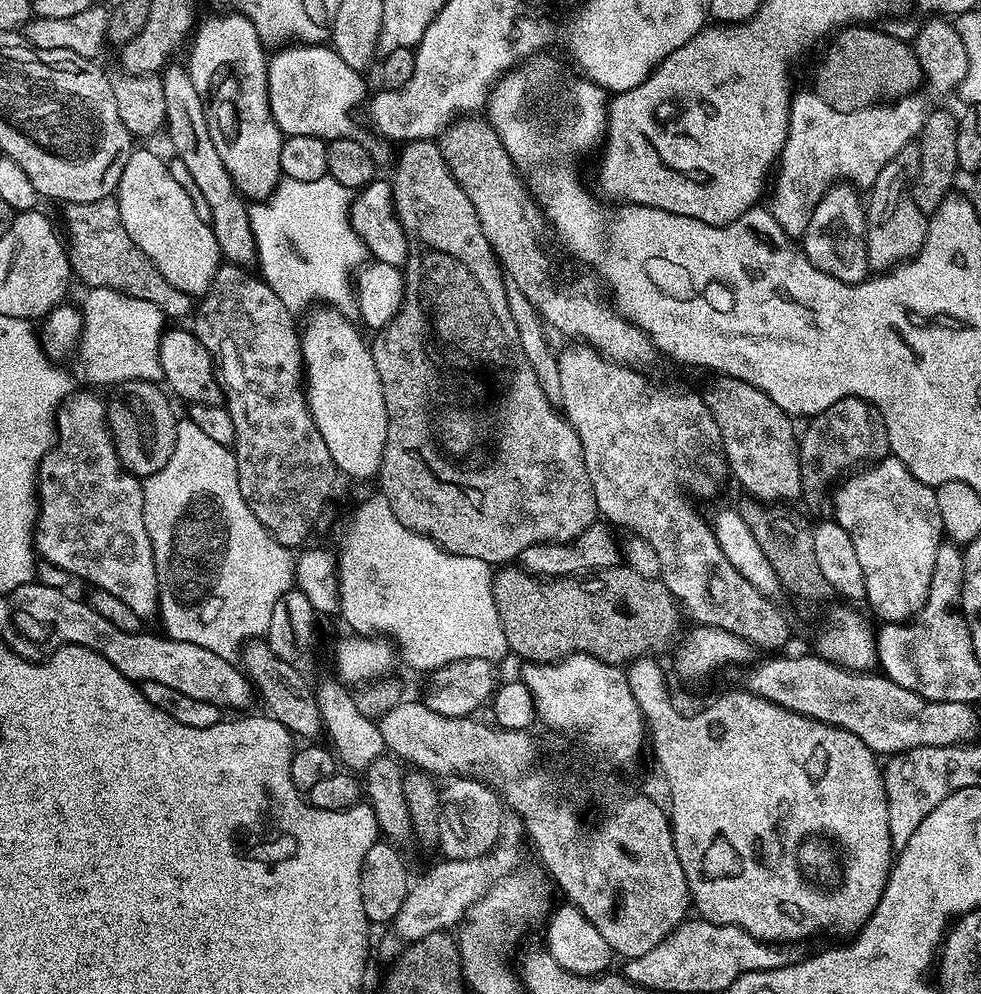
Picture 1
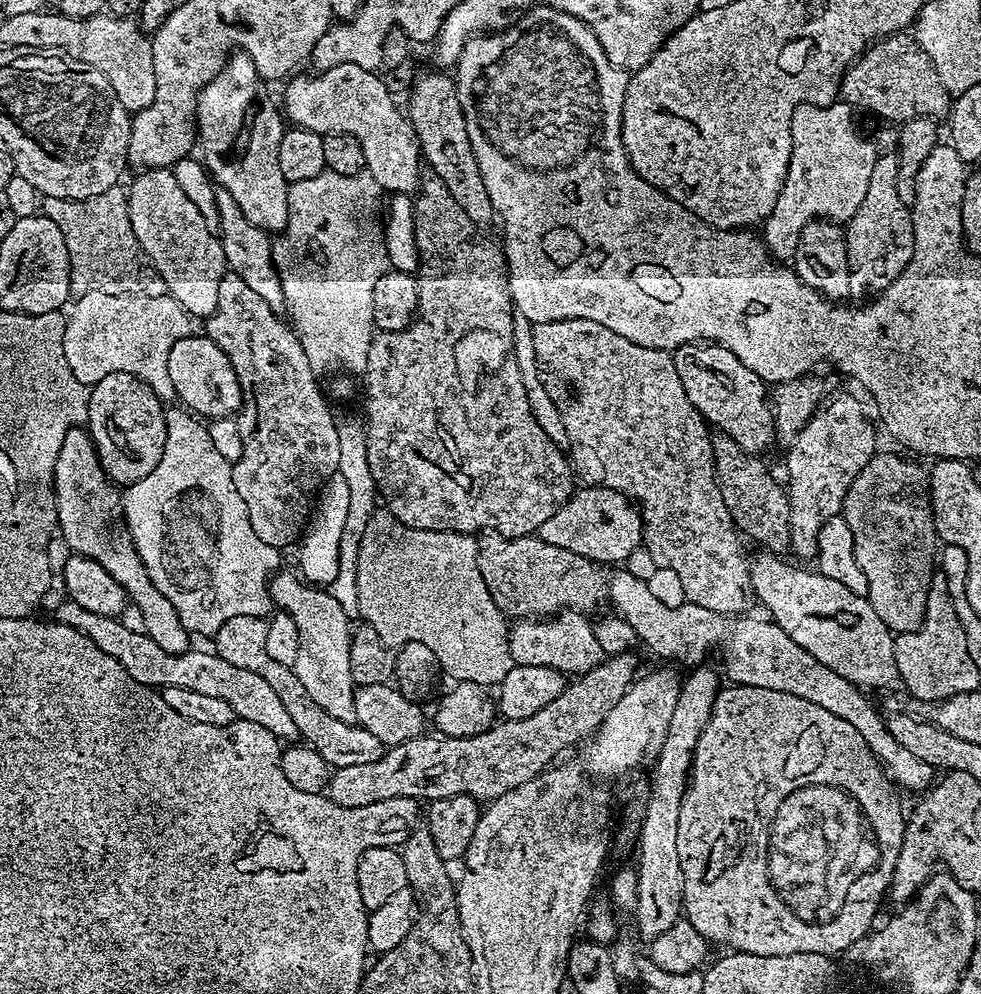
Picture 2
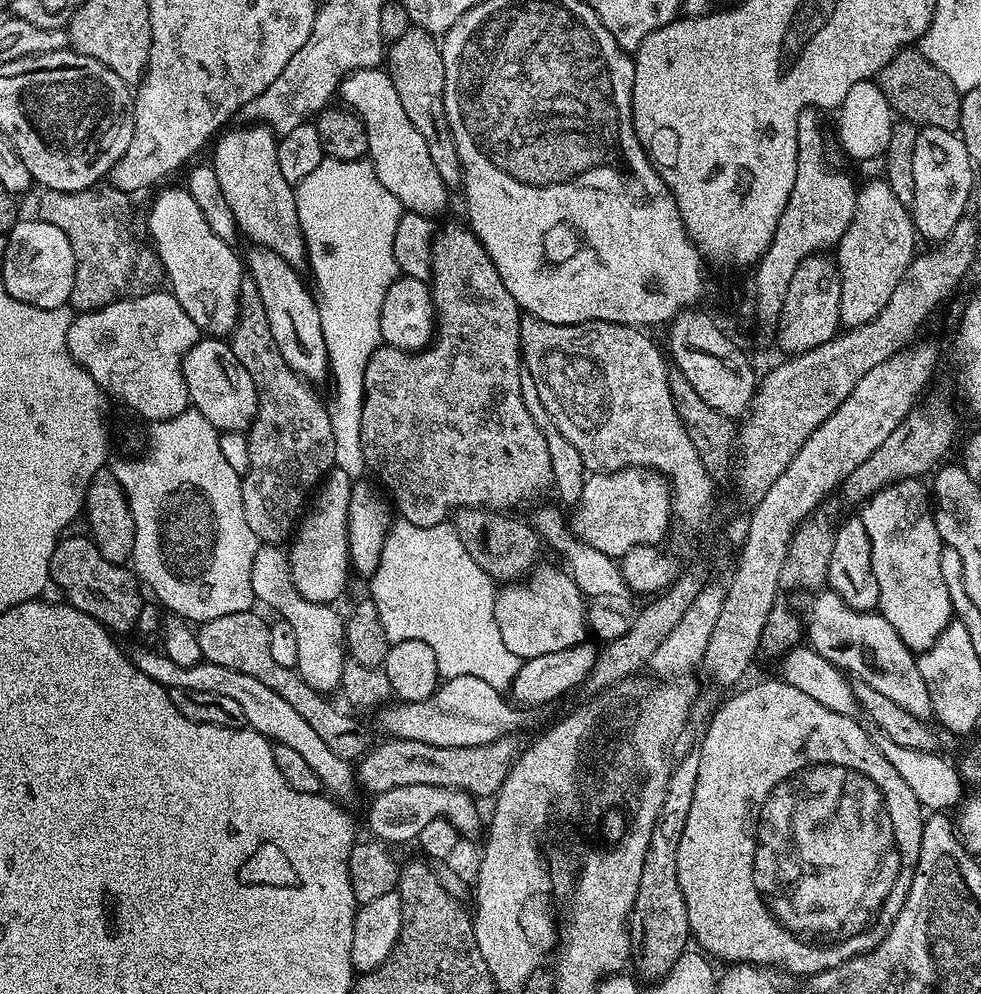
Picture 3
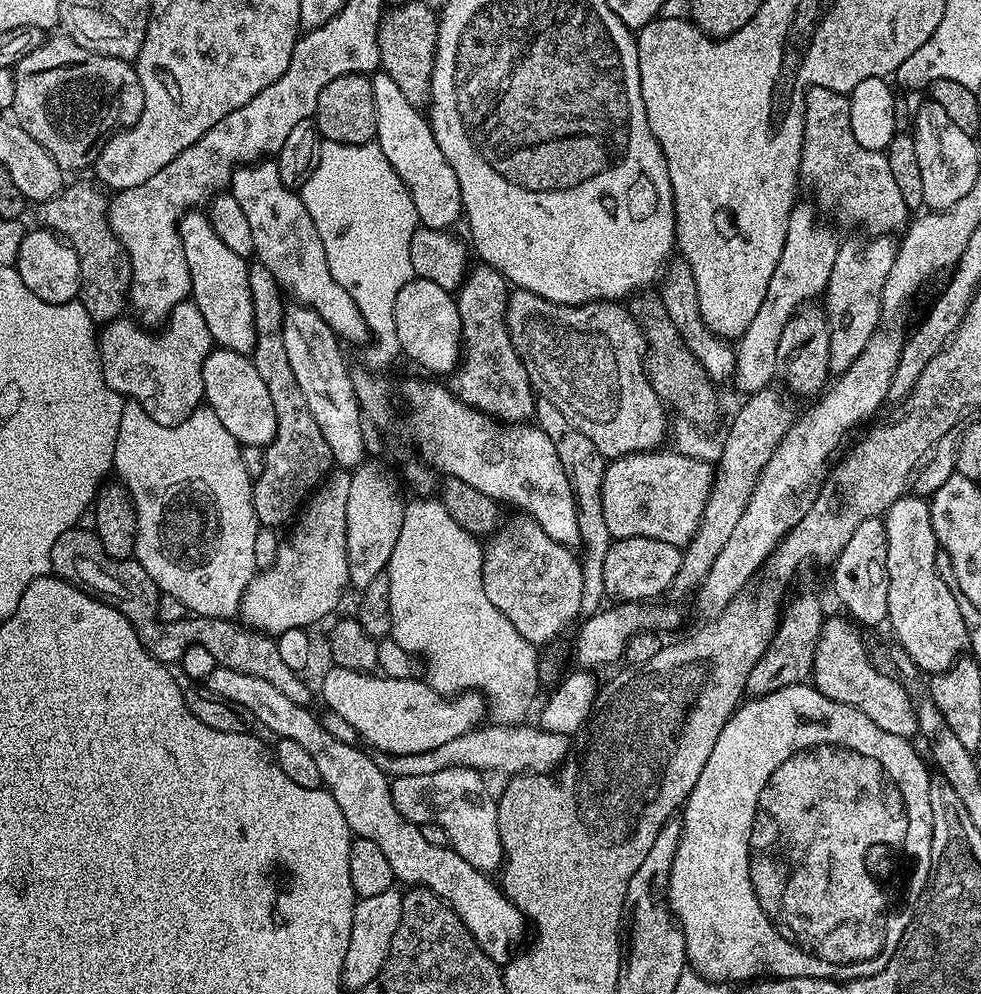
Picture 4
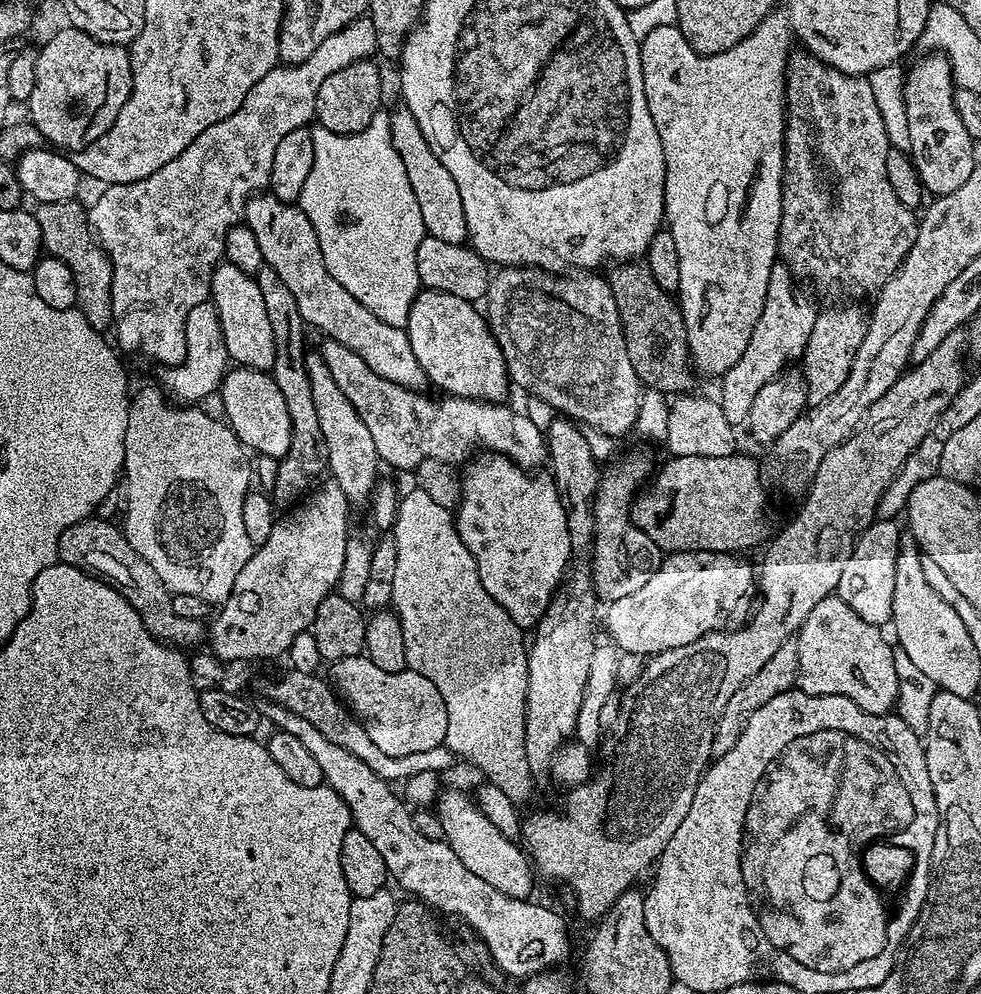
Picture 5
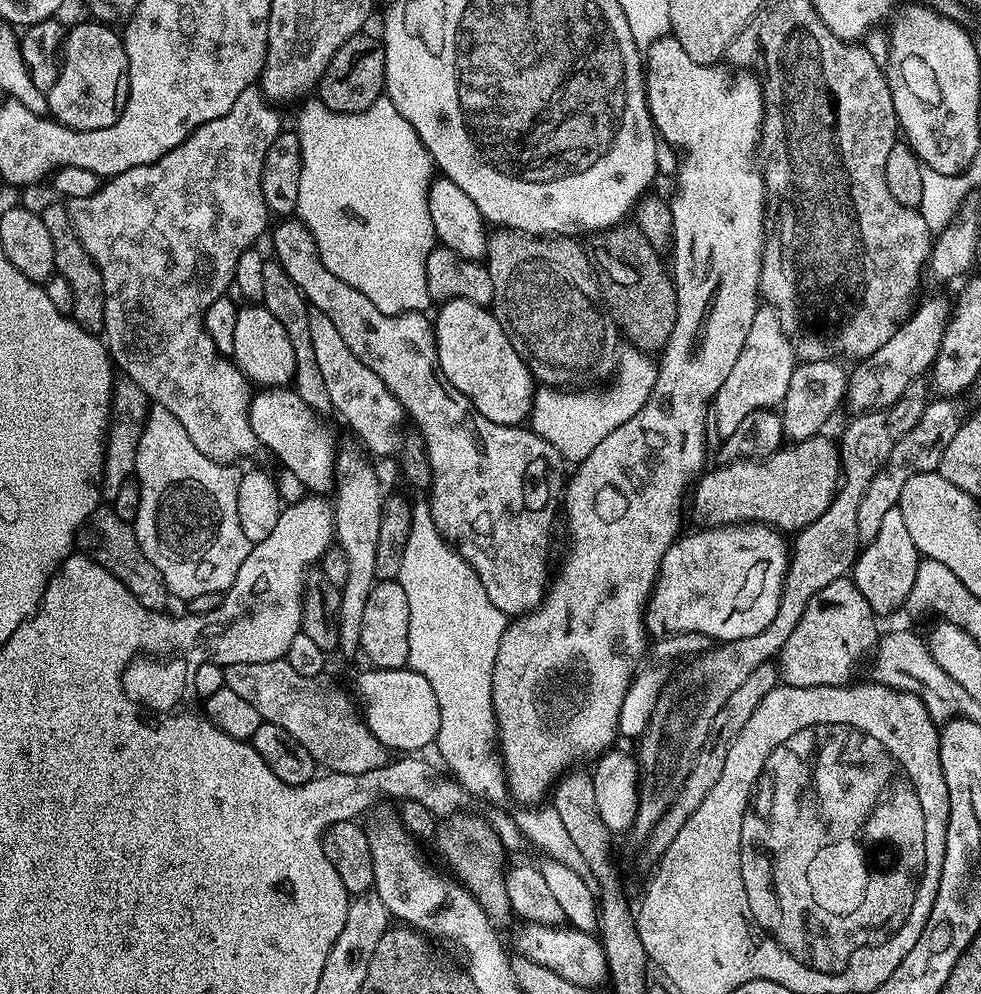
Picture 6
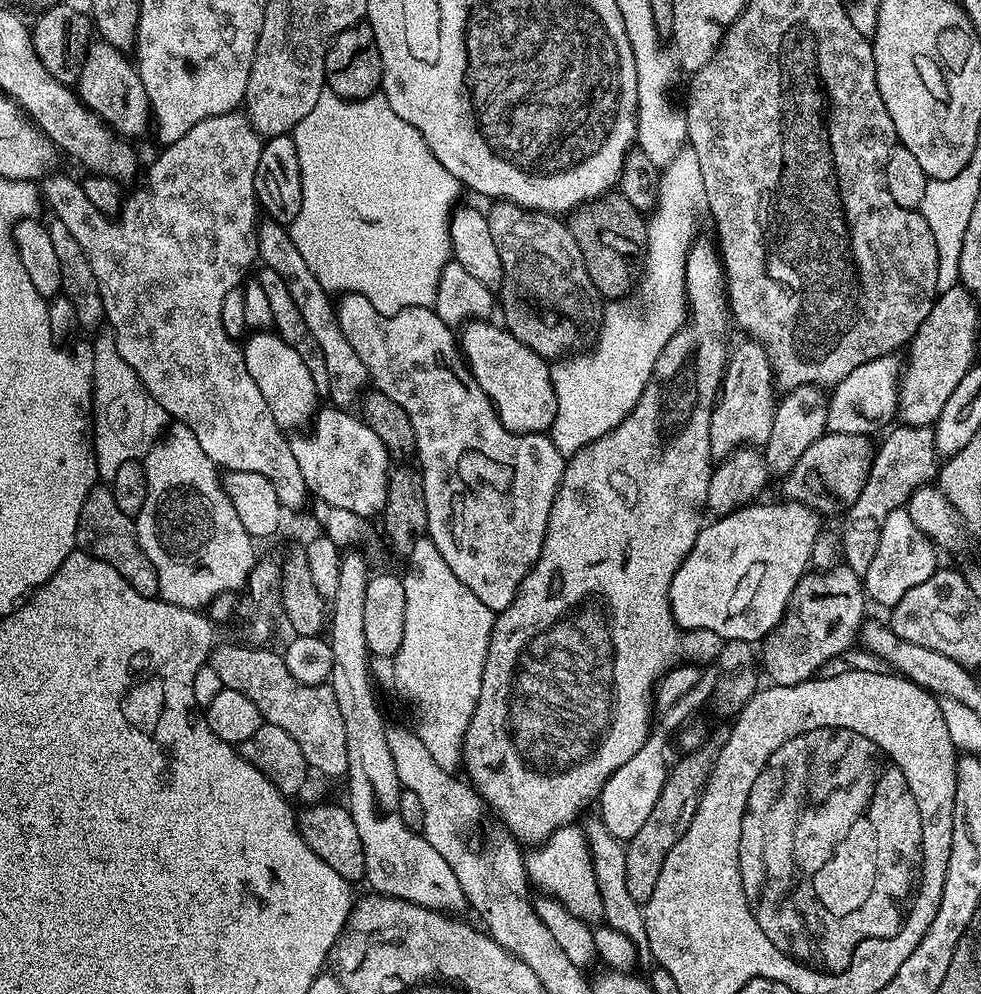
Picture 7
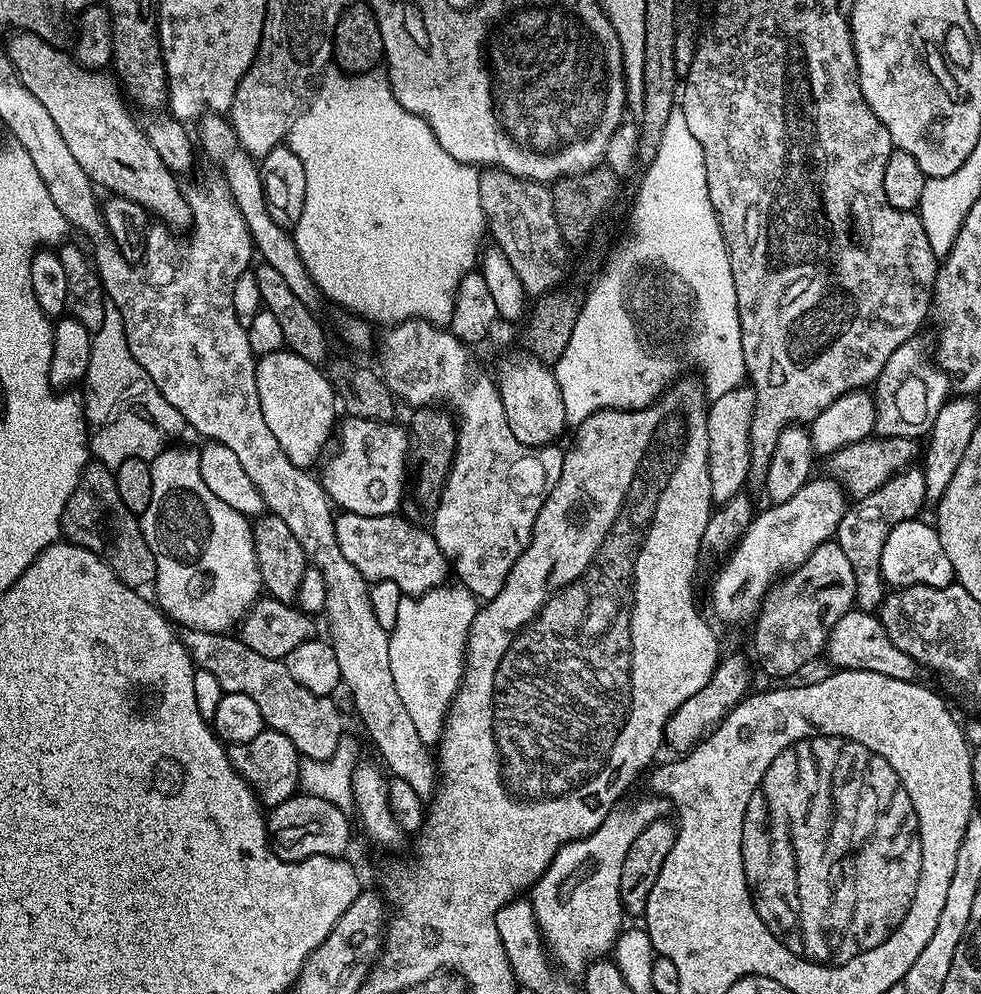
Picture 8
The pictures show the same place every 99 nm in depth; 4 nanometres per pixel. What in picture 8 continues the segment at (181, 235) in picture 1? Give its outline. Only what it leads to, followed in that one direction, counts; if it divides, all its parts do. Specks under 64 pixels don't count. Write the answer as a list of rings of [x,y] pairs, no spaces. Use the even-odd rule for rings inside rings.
[[[281,350],[257,359],[256,381],[262,418],[266,418],[270,434],[278,438],[278,446],[286,450],[286,458],[290,458],[294,466],[311,469],[312,463],[325,455],[324,447],[327,446],[328,439],[330,444],[338,424],[338,393],[333,388],[332,381],[328,379],[325,369],[321,365],[306,362],[306,358],[298,354]]]

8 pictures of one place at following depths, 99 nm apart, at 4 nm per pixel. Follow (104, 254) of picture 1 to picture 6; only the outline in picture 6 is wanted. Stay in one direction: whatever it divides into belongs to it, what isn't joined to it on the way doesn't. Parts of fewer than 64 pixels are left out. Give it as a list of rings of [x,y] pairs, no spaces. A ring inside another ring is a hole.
[[[63,203],[48,204],[42,208],[40,217],[42,222],[46,222],[46,231],[50,234],[50,242],[54,242],[56,272],[62,278],[66,278],[66,282],[70,282],[70,290],[74,290],[74,306],[70,313],[72,319],[78,326],[82,326],[82,330],[97,334],[103,333],[106,322],[106,290],[102,286],[102,274],[98,270],[94,258],[90,258],[90,254],[86,254],[86,246],[82,246],[82,242],[70,222],[67,207]]]

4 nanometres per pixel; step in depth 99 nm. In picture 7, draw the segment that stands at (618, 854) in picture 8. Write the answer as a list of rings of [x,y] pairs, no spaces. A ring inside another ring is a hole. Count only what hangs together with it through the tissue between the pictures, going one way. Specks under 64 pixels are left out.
[[[575,823],[559,828],[539,846],[533,847],[524,858],[524,867],[533,885],[540,887],[543,895],[550,896],[559,904],[564,904],[575,916],[587,922],[596,922],[604,915],[602,898],[598,892],[598,882],[594,878],[592,855],[588,849],[588,839]]]

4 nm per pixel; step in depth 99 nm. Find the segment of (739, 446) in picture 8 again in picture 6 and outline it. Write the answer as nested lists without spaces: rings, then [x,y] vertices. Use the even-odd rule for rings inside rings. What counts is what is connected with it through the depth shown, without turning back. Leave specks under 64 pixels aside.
[[[757,307],[754,322],[750,322],[750,334],[746,334],[746,346],[742,346],[738,362],[734,362],[726,382],[722,382],[722,386],[716,391],[715,431],[717,428],[721,437],[728,436],[742,423],[742,418],[746,418],[746,414],[783,405],[786,390],[790,387],[790,374],[796,369],[797,363],[796,351],[778,322],[778,314],[773,308]]]

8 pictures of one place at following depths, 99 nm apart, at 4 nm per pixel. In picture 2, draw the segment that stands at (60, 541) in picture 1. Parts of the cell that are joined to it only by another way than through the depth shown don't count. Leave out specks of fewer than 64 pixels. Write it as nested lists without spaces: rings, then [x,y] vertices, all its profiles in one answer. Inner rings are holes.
[[[83,427],[71,428],[62,442],[62,450],[58,450],[58,462],[54,462],[54,494],[58,532],[64,535],[71,551],[98,562],[114,582],[124,587],[129,601],[141,611],[144,633],[154,638],[155,644],[162,646],[166,654],[189,651],[190,634],[186,626],[182,626],[182,618],[178,618],[178,610],[174,610],[170,599],[150,582],[150,574],[146,574],[146,566],[142,566],[137,541],[124,520],[121,489],[104,471],[96,442]]]

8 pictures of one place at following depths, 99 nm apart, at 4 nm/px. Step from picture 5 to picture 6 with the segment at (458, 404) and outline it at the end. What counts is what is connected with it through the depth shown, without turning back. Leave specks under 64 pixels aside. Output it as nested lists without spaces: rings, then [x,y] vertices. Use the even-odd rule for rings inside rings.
[[[310,311],[310,342],[314,345],[314,355],[322,370],[326,391],[330,393],[332,412],[340,415],[352,427],[353,434],[361,440],[359,443],[373,457],[388,456],[395,448],[397,451],[402,444],[400,423],[406,420],[406,413],[398,398],[386,390],[386,382],[382,382],[382,378],[378,378],[370,366],[353,354],[350,346],[346,346],[346,341],[342,339],[342,334],[338,334],[334,322],[330,322],[324,312]]]

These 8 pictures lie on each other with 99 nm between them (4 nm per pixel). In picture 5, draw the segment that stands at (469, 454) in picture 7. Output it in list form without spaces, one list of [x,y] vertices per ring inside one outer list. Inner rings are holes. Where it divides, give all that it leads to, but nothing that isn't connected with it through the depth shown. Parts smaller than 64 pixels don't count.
[[[257,194],[248,199],[244,220],[258,238],[264,263],[274,269],[278,278],[286,282],[290,294],[294,294],[294,302],[298,302],[298,310],[309,329],[317,328],[325,332],[323,335],[327,339],[342,342],[342,346],[358,353],[374,374],[398,386],[413,390],[429,387],[428,378],[410,348],[407,331],[390,326],[370,314],[370,310],[366,310],[366,306],[362,306],[362,302],[358,302],[358,298],[354,298],[338,278],[328,273],[322,258],[322,246],[318,246],[318,234],[300,207],[282,202],[271,194]],[[477,455],[469,459],[463,469],[460,503],[454,509],[456,533],[478,566],[478,578],[482,578],[482,586],[486,586],[486,594],[490,594],[490,598],[494,598],[494,602],[498,602],[498,606],[502,606],[502,610],[506,610],[506,614],[510,614],[510,618],[514,618],[522,630],[540,623],[567,573],[568,559],[572,556],[568,512],[560,499],[556,481],[548,474],[536,475],[540,474],[521,468],[507,456]]]

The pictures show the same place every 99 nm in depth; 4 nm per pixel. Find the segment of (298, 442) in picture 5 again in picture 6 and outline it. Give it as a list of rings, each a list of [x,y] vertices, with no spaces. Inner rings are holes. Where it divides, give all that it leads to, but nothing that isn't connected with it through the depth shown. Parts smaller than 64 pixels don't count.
[[[274,258],[265,259],[262,266],[262,304],[282,322],[282,330],[286,330],[286,338],[290,338],[290,346],[294,346],[296,359],[296,378],[294,390],[318,414],[332,412],[330,393],[326,391],[326,382],[322,378],[322,370],[318,367],[318,358],[314,355],[314,345],[310,342],[310,305],[304,299],[300,288],[290,282],[290,274],[282,270],[282,266]]]

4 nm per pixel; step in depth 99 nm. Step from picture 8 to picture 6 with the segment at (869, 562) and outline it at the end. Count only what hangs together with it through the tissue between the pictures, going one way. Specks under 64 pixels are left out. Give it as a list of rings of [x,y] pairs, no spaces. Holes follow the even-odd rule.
[[[952,398],[929,399],[922,410],[922,418],[918,418],[918,426],[914,426],[914,430],[910,430],[910,434],[906,434],[896,443],[888,463],[881,468],[878,474],[874,474],[874,482],[870,482],[870,486],[866,490],[866,498],[862,498],[862,506],[858,506],[858,538],[862,542],[870,541],[878,534],[878,526],[882,526],[882,518],[886,514],[886,510],[897,507],[902,486],[905,485],[908,478],[916,472],[934,472],[939,469],[942,454],[946,450],[946,446],[950,446],[950,438],[954,438],[954,434],[958,434],[962,423],[960,408],[956,403],[957,401]]]

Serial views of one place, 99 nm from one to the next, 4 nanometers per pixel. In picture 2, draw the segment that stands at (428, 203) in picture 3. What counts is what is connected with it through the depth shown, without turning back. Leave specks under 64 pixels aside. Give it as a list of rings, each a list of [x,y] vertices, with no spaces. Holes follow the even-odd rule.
[[[343,64],[312,74],[316,76],[300,75],[287,81],[284,104],[282,100],[283,115],[295,127],[314,130],[323,137],[343,134],[358,138],[362,142],[364,167],[385,193],[412,194],[419,189],[422,157],[416,131],[376,72],[362,70],[357,64]]]

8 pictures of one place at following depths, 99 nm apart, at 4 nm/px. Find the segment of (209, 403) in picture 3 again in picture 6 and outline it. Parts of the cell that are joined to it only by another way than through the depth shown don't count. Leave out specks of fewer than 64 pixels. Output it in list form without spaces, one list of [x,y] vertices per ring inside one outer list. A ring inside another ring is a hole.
[[[268,386],[257,391],[252,397],[252,405],[248,411],[250,414],[250,426],[254,430],[257,441],[264,444],[281,460],[284,468],[294,472],[295,477],[300,478],[307,491],[312,494],[328,494],[333,491],[336,480],[336,456],[338,443],[332,437],[332,432],[323,424],[321,417],[302,398],[288,386]]]

